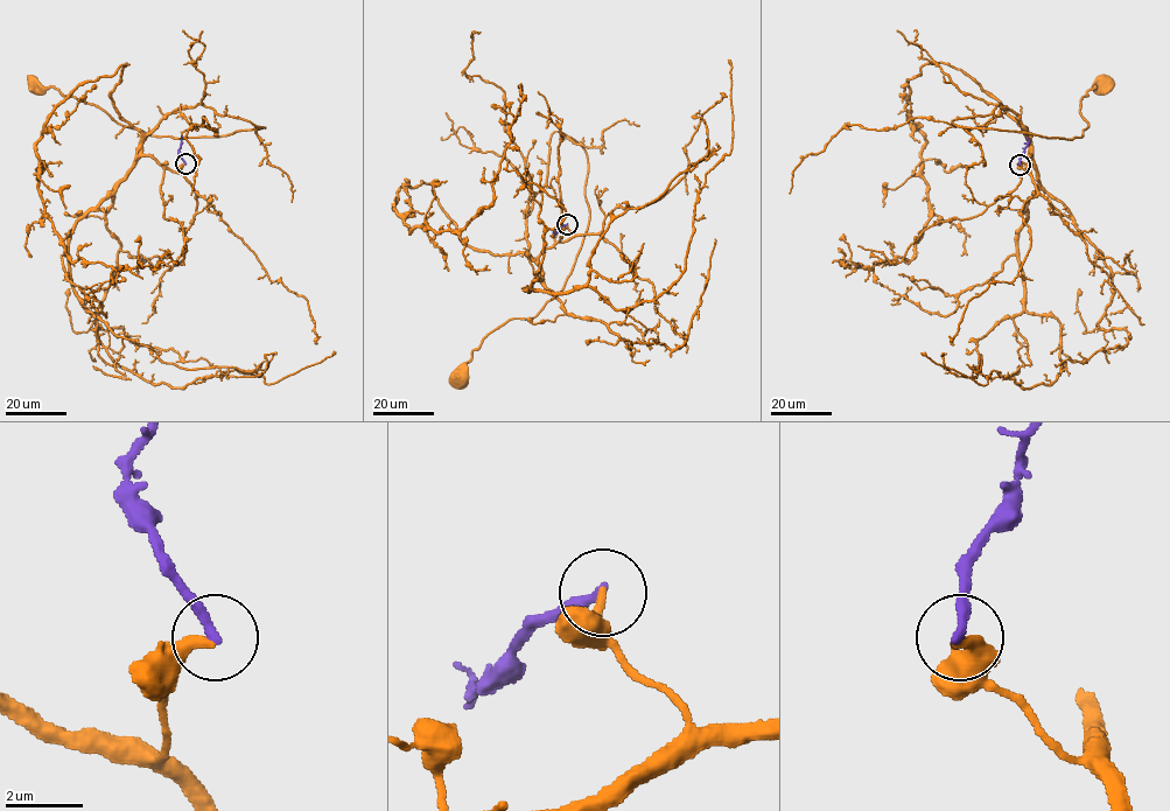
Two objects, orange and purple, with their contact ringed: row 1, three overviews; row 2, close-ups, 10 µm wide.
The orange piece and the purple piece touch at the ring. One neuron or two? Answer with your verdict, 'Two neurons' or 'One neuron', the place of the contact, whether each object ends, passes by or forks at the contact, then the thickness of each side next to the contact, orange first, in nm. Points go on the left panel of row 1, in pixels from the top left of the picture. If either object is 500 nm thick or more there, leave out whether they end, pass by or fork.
Two neurons. Place: (186, 163). At the ring orange ends. At the ring purple ends. Thickness 300 nm (orange) against 260 nm

